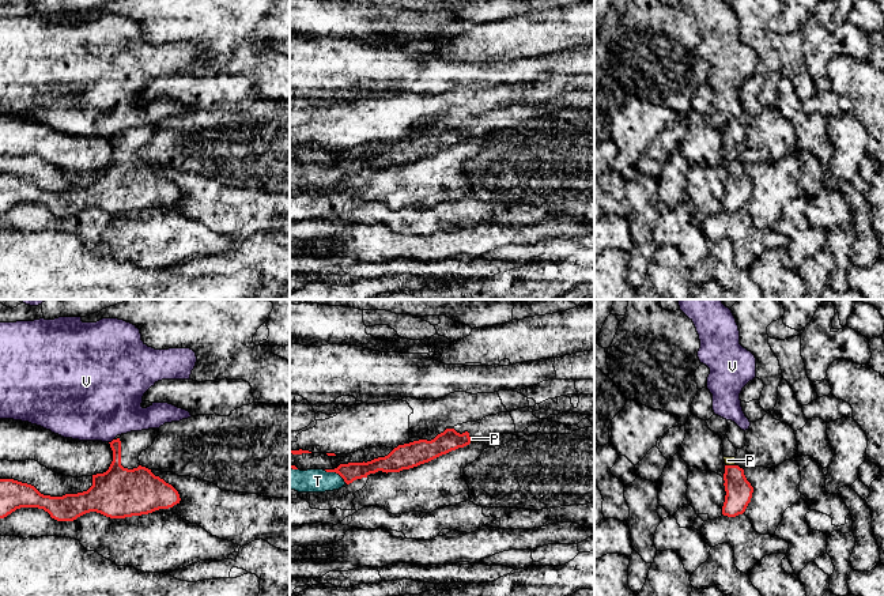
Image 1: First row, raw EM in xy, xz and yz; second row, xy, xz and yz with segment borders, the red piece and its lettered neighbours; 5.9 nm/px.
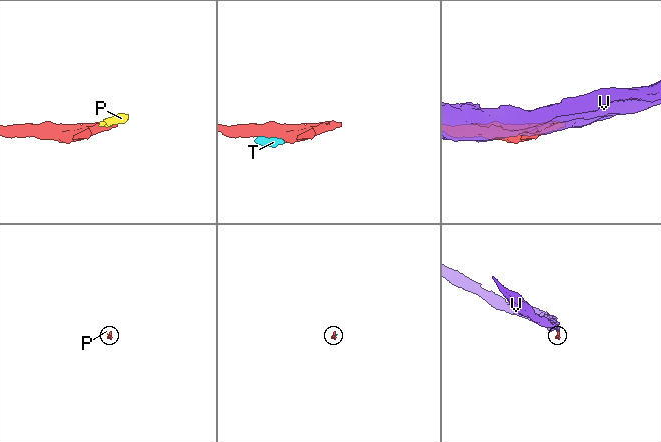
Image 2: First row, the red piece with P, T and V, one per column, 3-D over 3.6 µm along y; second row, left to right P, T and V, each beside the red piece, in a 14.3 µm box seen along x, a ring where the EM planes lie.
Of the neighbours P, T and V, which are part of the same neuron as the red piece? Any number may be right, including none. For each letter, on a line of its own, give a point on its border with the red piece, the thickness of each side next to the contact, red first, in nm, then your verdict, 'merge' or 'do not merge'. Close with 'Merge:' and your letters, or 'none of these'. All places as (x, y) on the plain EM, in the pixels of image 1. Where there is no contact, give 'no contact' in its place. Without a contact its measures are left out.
P: yz (730, 161) | 160/50 nm | merge
T: xz (336, 168) | 110/140 nm | merge
V: xy (112, 136) | 190/460 nm | do not merge
Merge: P, T

